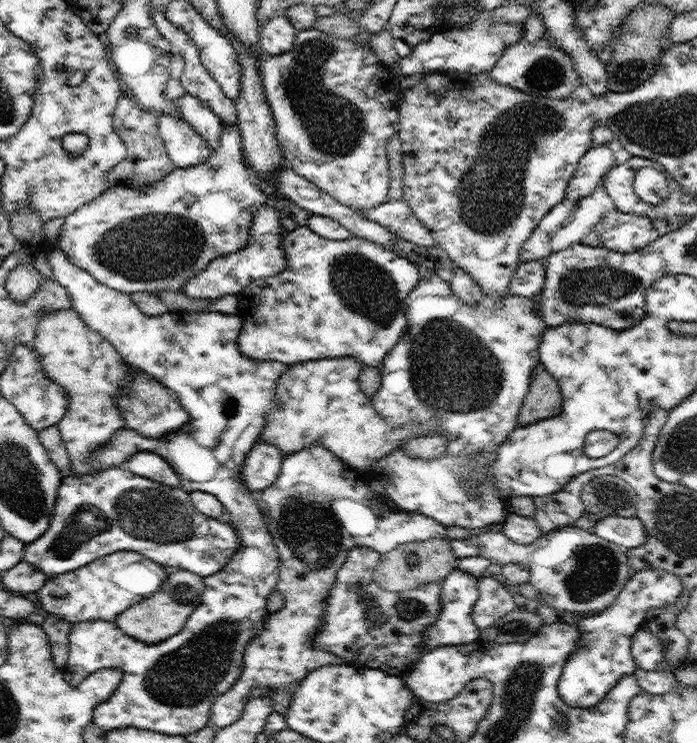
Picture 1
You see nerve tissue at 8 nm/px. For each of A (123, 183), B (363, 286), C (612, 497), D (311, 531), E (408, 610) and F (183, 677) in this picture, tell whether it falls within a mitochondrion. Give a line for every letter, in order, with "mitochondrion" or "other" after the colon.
A: other
B: mitochondrion
C: mitochondrion
D: mitochondrion
E: mitochondrion
F: mitochondrion

